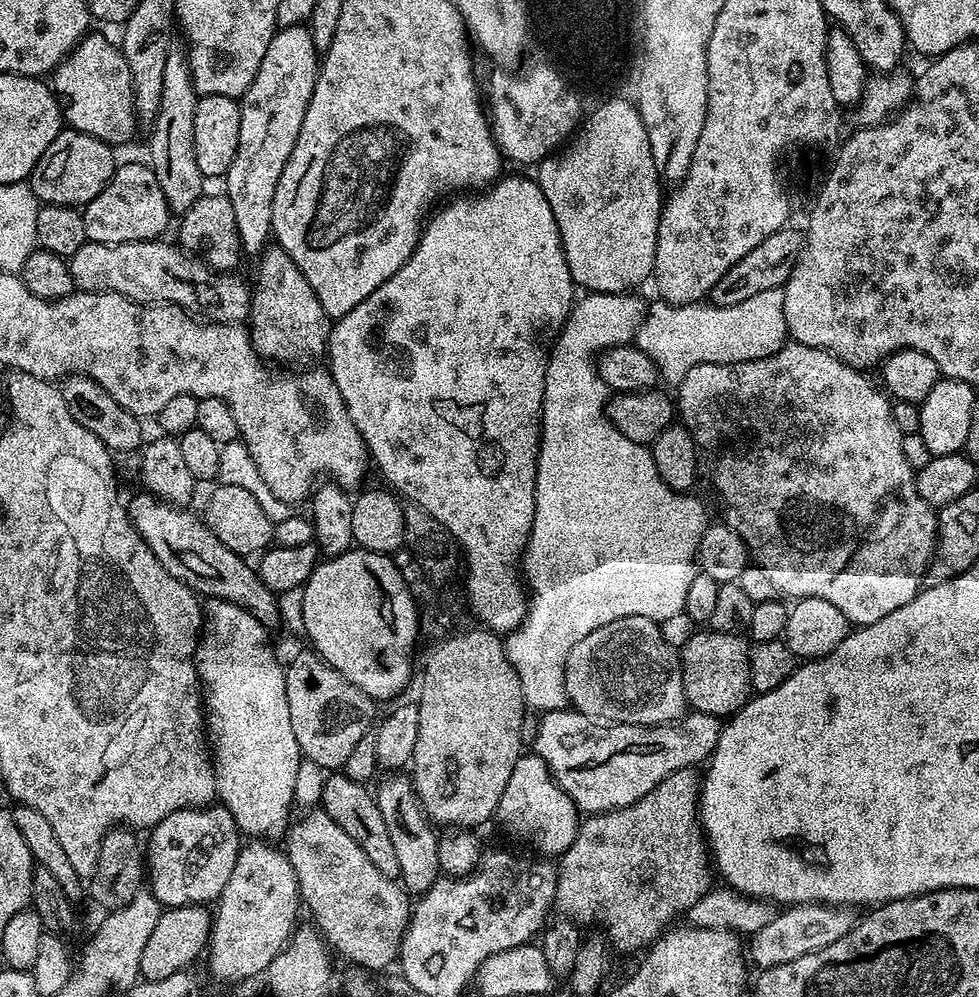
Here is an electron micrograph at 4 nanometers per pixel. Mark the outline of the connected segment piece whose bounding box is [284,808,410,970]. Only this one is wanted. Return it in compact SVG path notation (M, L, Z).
M320 808L309 809L303 814L289 825L284 838L284 853L299 883L301 901L315 920L313 923L325 941L337 953L340 951L350 963L356 964L352 966L357 969L373 970L384 968L387 964L395 965L400 955L400 939L408 929L409 893L393 877L381 874L374 867L374 862L366 858L362 846L358 846L358 842L354 842L354 838L350 838L350 834L346 834L346 830L342 830L334 818L330 818L330 814Z

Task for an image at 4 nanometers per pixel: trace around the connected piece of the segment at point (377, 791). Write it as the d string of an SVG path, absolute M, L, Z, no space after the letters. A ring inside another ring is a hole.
M404 774L385 776L388 777L374 788L374 795L378 810L382 810L382 819L386 821L386 830L394 842L394 850L398 854L399 879L409 893L423 894L426 890L430 890L430 886L434 886L434 882L442 875L438 862L440 836L425 814L423 806L420 805L411 779Z

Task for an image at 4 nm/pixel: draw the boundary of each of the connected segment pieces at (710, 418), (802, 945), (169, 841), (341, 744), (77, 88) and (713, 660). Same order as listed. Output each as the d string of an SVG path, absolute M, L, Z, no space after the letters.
M786 342L766 358L733 364L694 366L686 374L686 378L679 380L677 388L680 389L674 392L674 408L678 413L679 423L683 424L686 430L690 430L696 445L701 449L709 448L712 452L721 451L716 465L712 468L712 484L716 487L717 498L720 499L720 512L724 515L721 516L723 524L734 530L738 538L742 538L742 542L748 548L749 557L768 575L770 582L774 582L777 593L785 597L792 596L791 598L796 600L823 598L826 602L838 606L838 610L846 614L849 625L852 626L878 622L886 618L886 614L894 614L898 606L909 604L919 594L926 580L928 566L932 562L932 553L936 550L938 519L937 513L916 489L914 470L906 462L902 450L904 436L894 422L893 401L879 387L876 389L864 376L867 375L861 369L843 364L826 350Z
M797 904L785 907L773 915L762 930L751 933L752 945L747 945L746 952L757 964L757 969L773 968L782 966L786 962L794 962L794 958L802 958L802 954L822 950L830 946L830 942L838 942L852 929L858 916L848 906L837 906L834 904Z
M216 802L203 808L183 808L174 814L158 821L151 829L149 840L146 840L146 876L152 885L150 891L162 906L181 908L184 904L211 905L220 899L226 882L230 882L230 873L242 847L242 833L230 810Z
M307 651L287 661L284 669L290 726L294 726L294 738L298 738L303 759L317 763L325 770L340 770L354 746L358 746L358 741L373 727L377 705L366 693L358 690L358 686L342 678L342 674L338 674L338 670L315 651Z
M85 36L74 51L68 53L64 63L56 67L50 84L63 101L62 116L67 127L113 146L126 143L138 129L130 66L119 47L106 37Z
M696 630L693 631L690 642L679 649L679 655L689 709L728 718L739 712L753 695L750 682L750 644L743 635Z

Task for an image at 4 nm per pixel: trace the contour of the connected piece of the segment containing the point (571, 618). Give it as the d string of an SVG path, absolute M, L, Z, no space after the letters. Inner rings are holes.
M588 292L572 305L573 310L580 312L580 404L588 404L588 408L580 408L580 424L572 424L572 420L564 420L564 416L556 416L556 412L564 412L564 408L556 408L556 404L572 404L572 400L576 400L576 348L560 348L560 352L554 352L560 356L560 364L546 366L534 522L522 553L522 580L530 593L528 612L520 627L507 633L504 640L504 653L518 674L518 682L522 682L524 703L536 714L558 712L569 707L564 667L568 652L582 638L608 622L632 615L657 622L674 618L674 614L684 610L690 582L694 582L698 575L698 542L710 523L710 517L704 513L703 502L696 494L676 492L666 486L658 474L651 451L645 445L608 448L608 440L604 440L610 389L606 382L602 382L596 361L606 349L631 344L637 339L646 304L634 295ZM592 408L600 408L600 416L596 416Z

